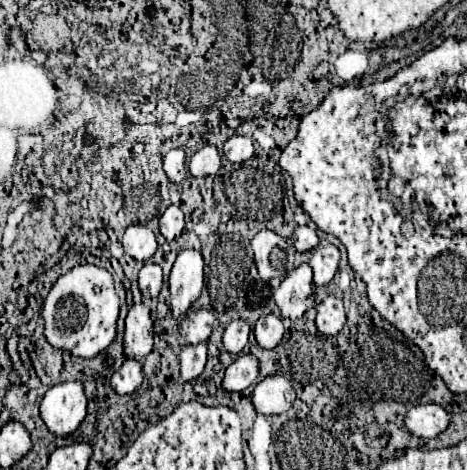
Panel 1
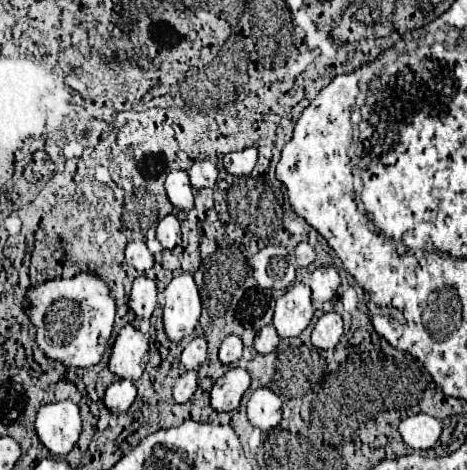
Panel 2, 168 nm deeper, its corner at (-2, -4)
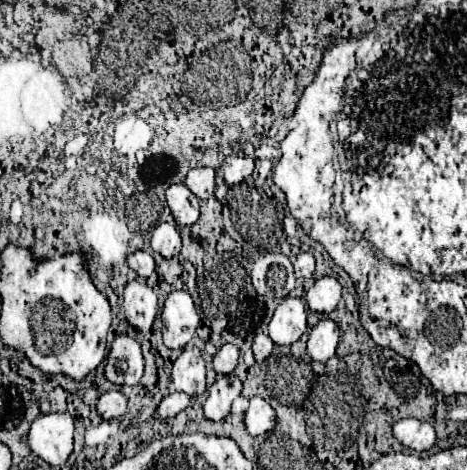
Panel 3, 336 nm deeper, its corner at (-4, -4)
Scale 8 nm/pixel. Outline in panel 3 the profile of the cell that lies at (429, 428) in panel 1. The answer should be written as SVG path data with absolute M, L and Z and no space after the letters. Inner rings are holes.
M412 417L394 423L392 425L392 435L404 447L414 449L414 451L428 451L436 441L434 427L426 421L418 421L418 419L412 419Z

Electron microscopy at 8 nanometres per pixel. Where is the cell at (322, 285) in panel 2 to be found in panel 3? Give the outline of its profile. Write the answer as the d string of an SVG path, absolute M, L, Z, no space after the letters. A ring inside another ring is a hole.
M334 277L318 279L306 293L308 307L310 311L316 311L316 313L334 311L340 299L342 299L342 287Z

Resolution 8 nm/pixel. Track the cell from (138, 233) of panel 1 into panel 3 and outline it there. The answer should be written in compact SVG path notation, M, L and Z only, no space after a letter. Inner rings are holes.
M136 251L136 253L132 253L132 255L128 257L128 265L130 265L130 269L134 269L134 271L138 273L138 277L142 277L142 279L148 279L148 277L154 273L154 269L156 269L152 255L146 253L146 251Z

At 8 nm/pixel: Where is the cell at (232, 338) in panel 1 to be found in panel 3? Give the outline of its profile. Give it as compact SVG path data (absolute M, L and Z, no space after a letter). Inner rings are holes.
M222 345L214 355L214 371L218 375L230 375L238 363L238 347L236 345Z

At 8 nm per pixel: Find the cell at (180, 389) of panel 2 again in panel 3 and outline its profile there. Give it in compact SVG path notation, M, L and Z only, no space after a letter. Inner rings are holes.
M172 389L162 399L160 407L156 409L156 415L158 415L158 419L170 419L170 417L176 417L180 411L184 411L188 405L190 405L190 397L186 393L180 393L180 391Z

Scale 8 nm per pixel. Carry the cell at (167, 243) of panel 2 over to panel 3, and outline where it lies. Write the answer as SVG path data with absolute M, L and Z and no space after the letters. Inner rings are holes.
M162 223L154 229L152 233L152 239L150 239L150 245L156 253L160 253L162 257L170 259L174 255L178 255L182 243L180 243L180 233L178 233L178 227L174 223Z

